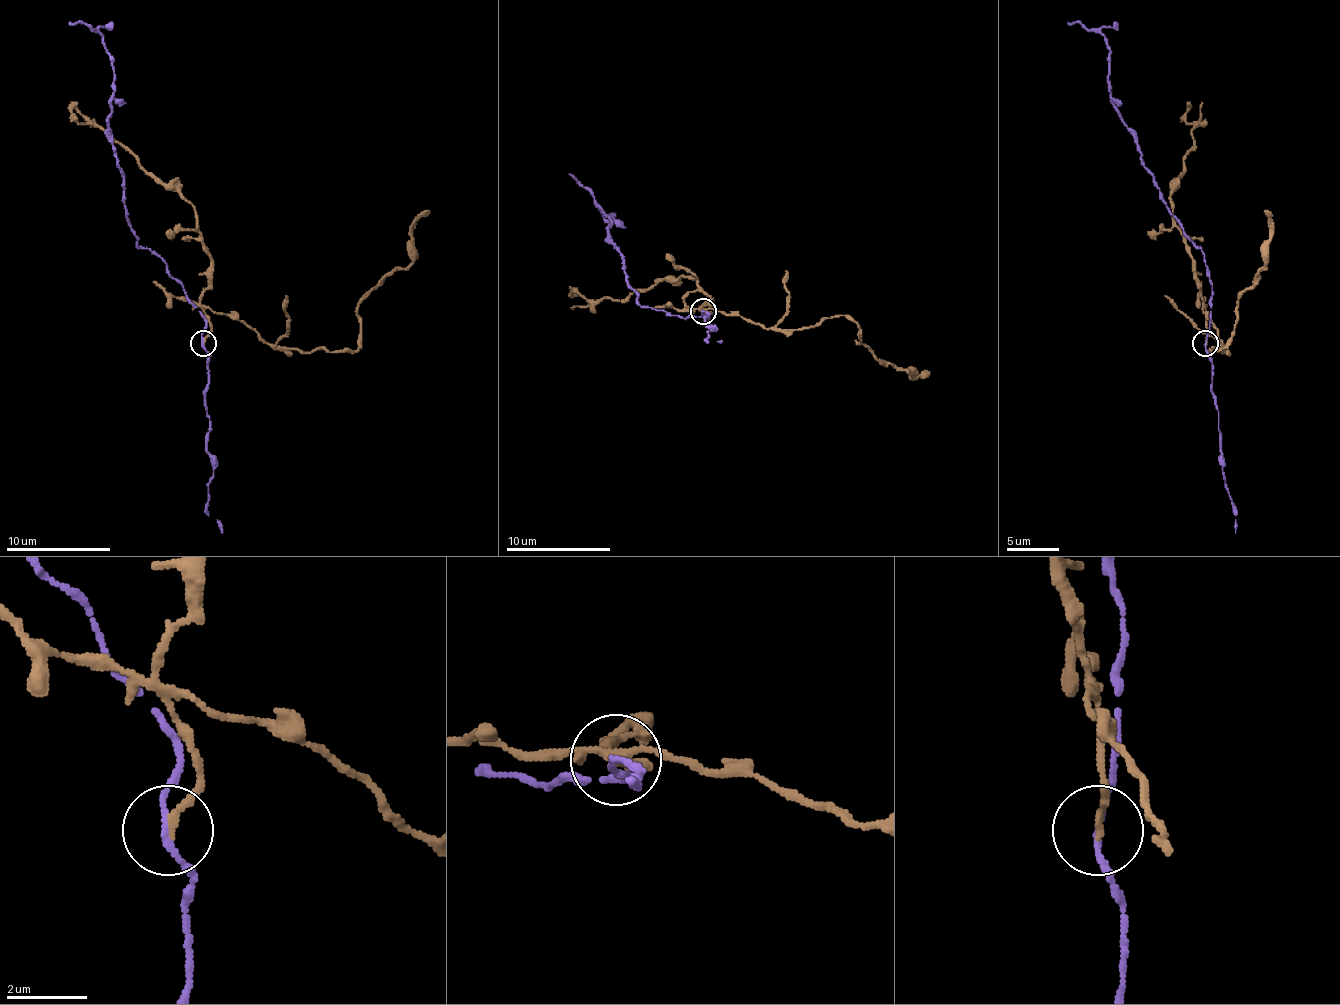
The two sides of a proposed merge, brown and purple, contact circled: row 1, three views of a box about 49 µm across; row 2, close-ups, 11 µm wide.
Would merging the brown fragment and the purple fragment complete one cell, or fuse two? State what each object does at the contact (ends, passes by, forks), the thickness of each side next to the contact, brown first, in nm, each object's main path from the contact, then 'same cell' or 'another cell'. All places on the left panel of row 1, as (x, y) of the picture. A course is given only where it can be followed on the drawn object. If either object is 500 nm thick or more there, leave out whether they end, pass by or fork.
brown ends | purple passes by | 180/140 nm | brown via (202, 343), (210, 307), (236, 314), (267, 343), (357, 351), (357, 304), (412, 262), (412, 225), (430, 210) | purple via (202, 343), (205, 317), (160, 257), (142, 249), (123, 204), (108, 126), (113, 55), (100, 34), (68, 21) | another cell

